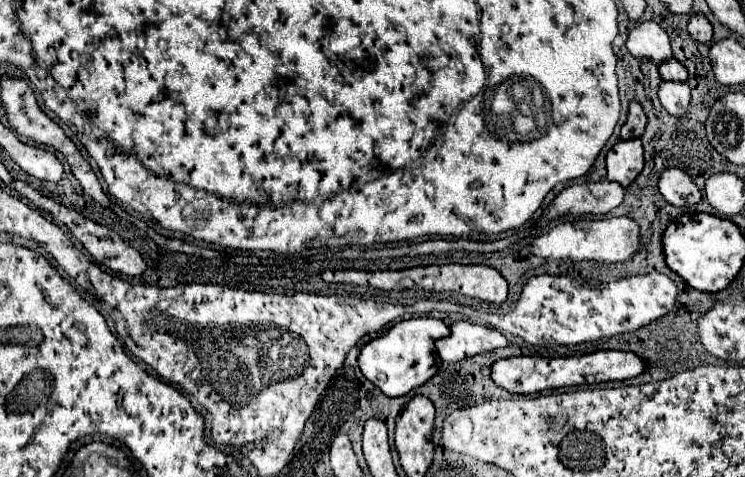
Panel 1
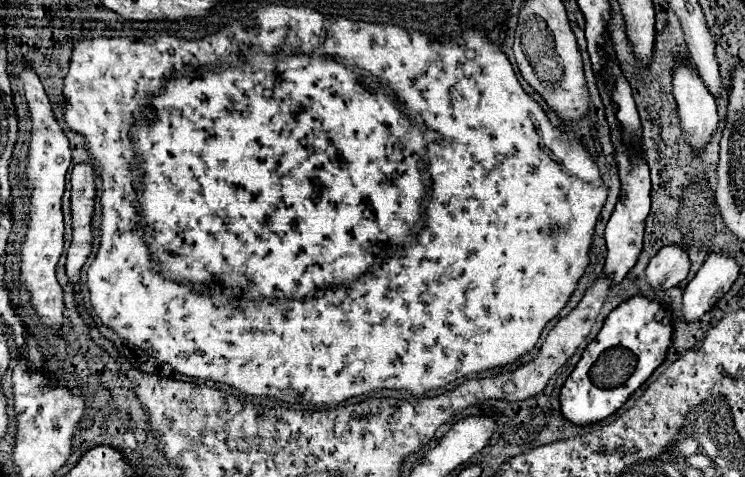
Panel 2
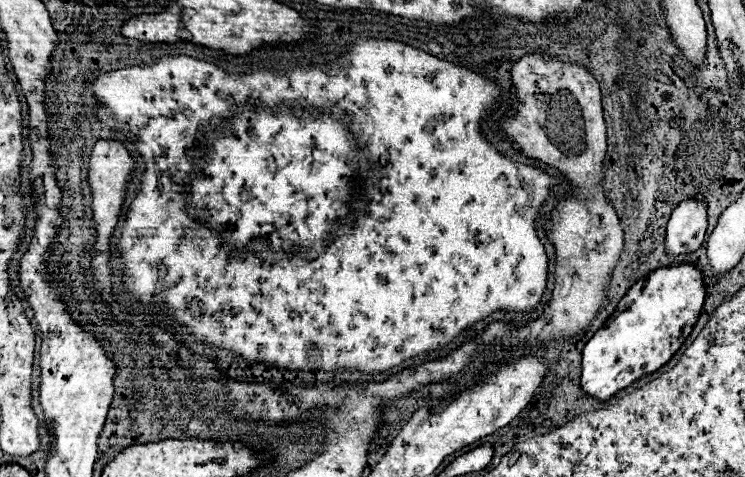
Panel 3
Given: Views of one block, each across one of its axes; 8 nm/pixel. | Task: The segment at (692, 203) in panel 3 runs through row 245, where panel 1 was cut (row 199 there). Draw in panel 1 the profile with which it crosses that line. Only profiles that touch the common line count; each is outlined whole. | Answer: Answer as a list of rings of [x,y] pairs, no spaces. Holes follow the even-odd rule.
[[[680,168],[664,170],[658,188],[666,202],[676,208],[694,208],[702,200],[702,192],[694,184],[694,180]]]

